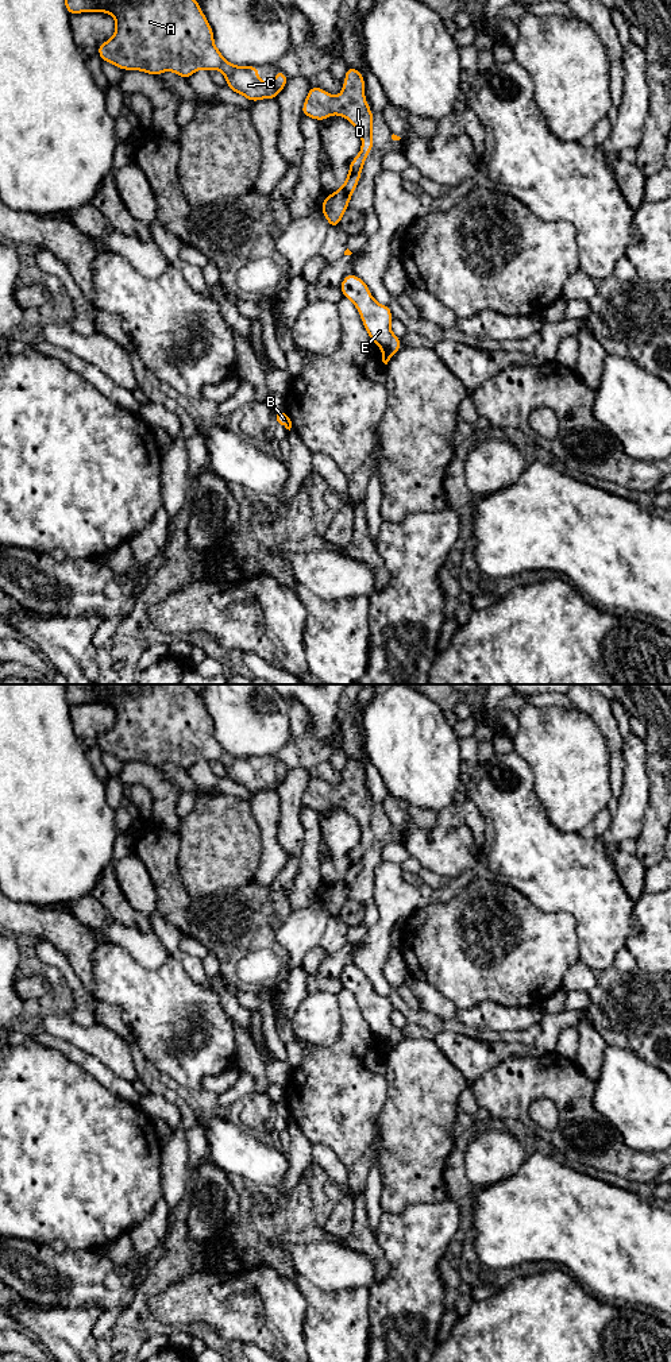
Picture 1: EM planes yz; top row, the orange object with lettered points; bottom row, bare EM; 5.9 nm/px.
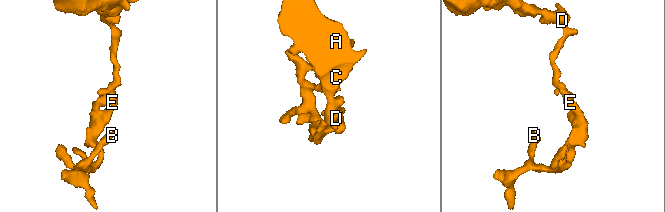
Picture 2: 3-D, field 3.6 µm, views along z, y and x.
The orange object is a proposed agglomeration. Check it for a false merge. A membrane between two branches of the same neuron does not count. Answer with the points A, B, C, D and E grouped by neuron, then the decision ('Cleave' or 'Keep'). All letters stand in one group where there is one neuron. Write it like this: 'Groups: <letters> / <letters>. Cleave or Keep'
Groups: A C D E / B. Cleave

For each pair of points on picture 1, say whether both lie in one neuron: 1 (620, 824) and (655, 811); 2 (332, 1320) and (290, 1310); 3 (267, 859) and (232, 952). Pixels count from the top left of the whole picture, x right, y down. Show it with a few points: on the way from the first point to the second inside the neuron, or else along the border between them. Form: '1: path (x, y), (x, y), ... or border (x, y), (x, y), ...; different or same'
1: border (651, 784), (644, 824), (636, 838); different
2: border (296, 1284), (305, 1300), (305, 1346); different
3: border (254, 876), (261, 884), (272, 886); different

